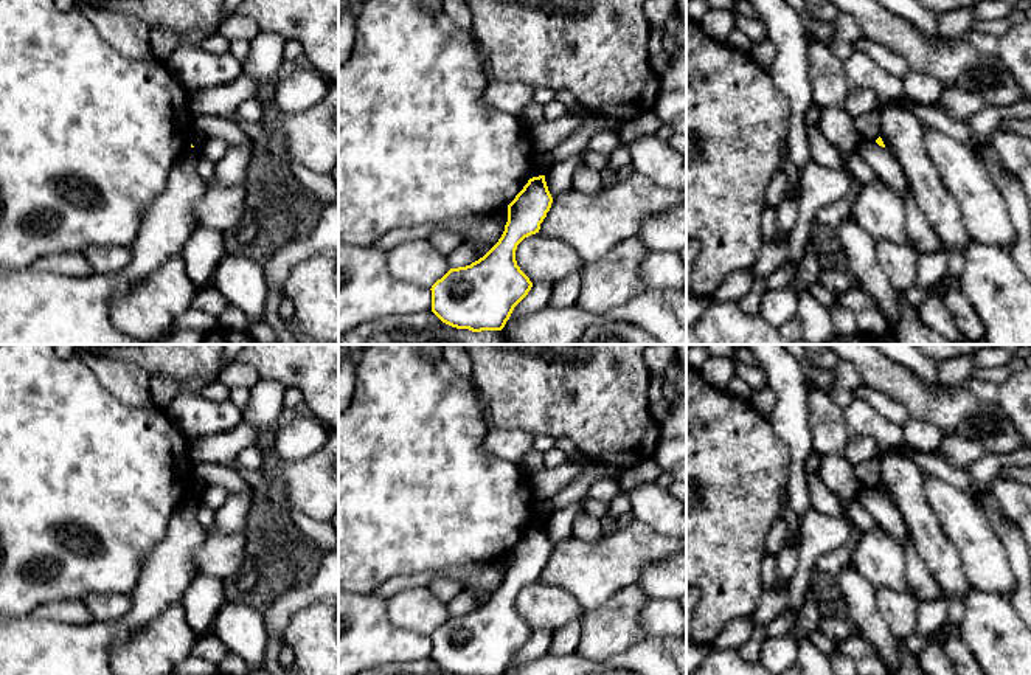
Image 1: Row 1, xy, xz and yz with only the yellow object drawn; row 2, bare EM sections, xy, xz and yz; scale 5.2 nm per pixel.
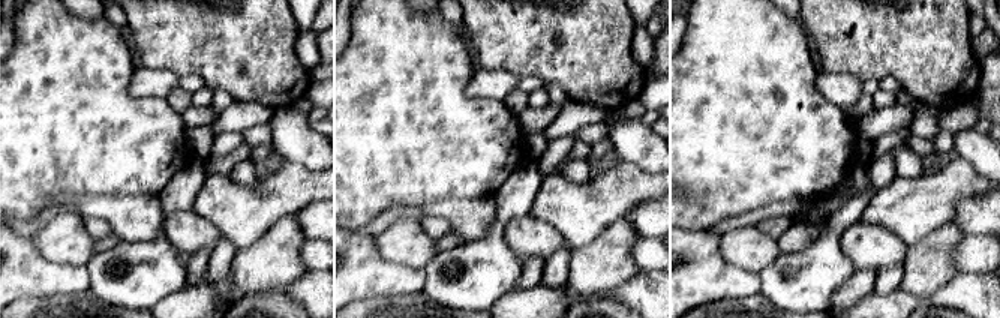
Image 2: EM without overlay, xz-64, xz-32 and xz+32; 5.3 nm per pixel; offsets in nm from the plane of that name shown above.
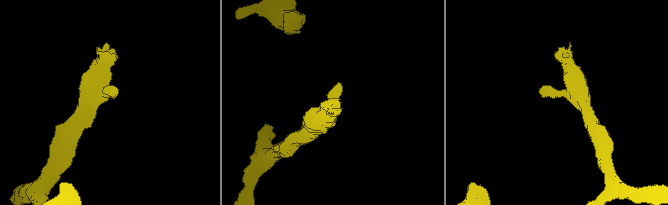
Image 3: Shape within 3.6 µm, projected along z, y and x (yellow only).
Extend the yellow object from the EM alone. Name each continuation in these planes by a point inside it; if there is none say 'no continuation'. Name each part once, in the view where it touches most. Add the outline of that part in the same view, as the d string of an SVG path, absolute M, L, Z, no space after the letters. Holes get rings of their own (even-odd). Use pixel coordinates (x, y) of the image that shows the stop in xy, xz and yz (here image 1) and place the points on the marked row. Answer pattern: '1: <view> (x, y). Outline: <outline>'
no continuation

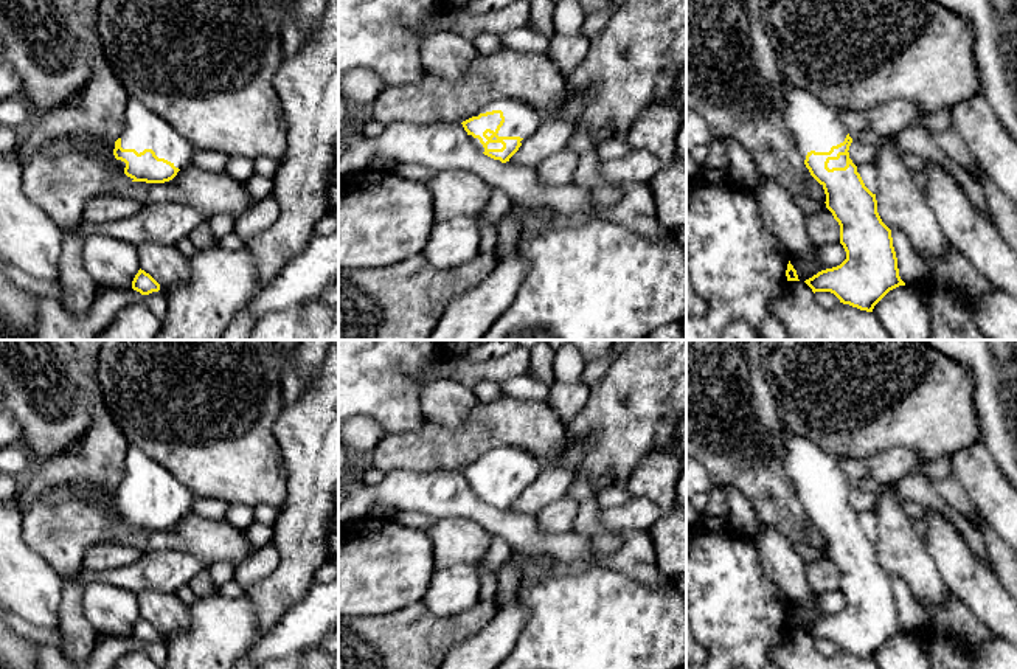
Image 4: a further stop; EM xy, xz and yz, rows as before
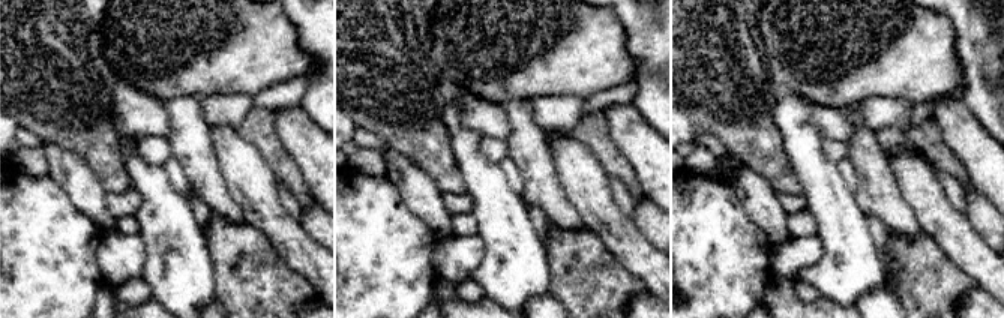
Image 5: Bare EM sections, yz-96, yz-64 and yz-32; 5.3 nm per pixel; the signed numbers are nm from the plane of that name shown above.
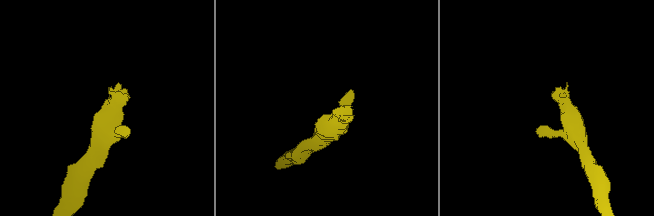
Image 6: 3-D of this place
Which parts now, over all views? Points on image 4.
1: xz (522, 120). Outline: M505 96L486 104L481 110L478 110L472 116L478 116L480 113L492 110L502 110L505 116L505 123L497 135L520 137L522 144L537 130L537 127L542 124L545 118L545 115L540 113L537 109L534 109L531 104L511 96Z

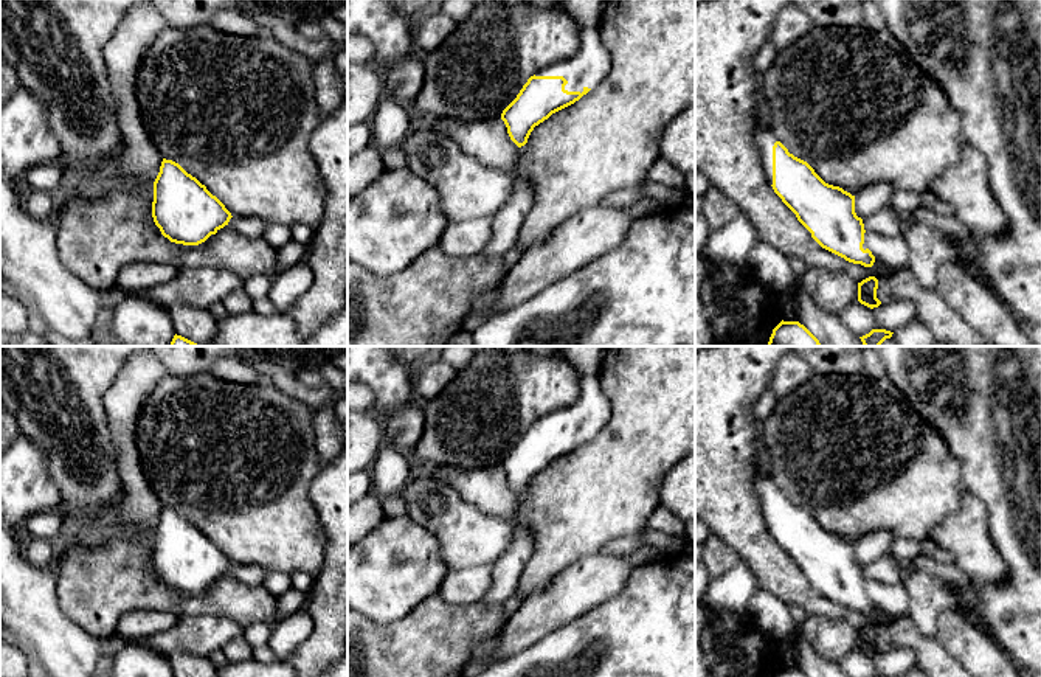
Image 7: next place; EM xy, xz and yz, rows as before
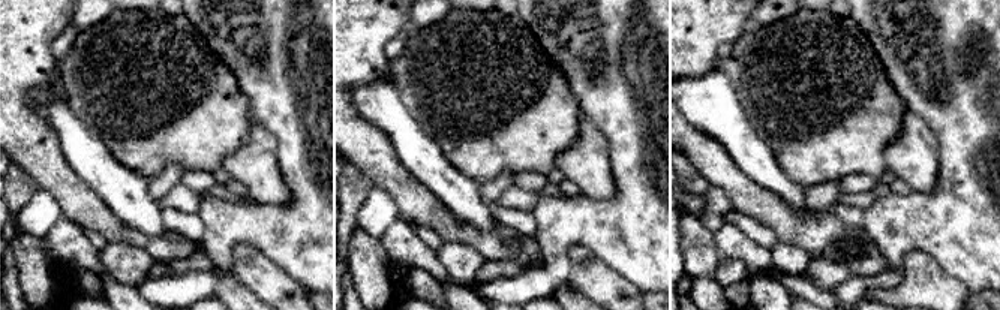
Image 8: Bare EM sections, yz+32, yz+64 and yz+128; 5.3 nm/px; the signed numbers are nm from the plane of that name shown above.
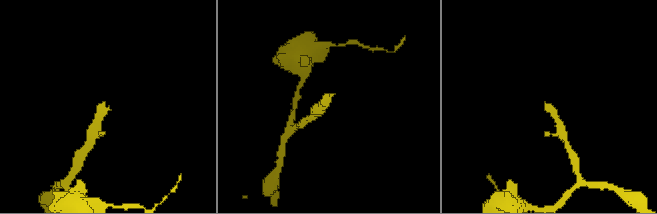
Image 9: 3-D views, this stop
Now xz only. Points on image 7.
1: xz (590, 65). Outline: M593 28L580 30L580 47L572 57L551 64L535 76L563 76L568 92L583 92L585 87L597 87L613 67L611 54L600 39L600 31Z

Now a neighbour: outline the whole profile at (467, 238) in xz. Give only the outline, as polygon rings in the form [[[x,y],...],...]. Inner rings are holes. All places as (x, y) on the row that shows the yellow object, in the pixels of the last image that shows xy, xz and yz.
[[[492,217],[448,222],[437,247],[448,256],[476,256],[492,239]]]

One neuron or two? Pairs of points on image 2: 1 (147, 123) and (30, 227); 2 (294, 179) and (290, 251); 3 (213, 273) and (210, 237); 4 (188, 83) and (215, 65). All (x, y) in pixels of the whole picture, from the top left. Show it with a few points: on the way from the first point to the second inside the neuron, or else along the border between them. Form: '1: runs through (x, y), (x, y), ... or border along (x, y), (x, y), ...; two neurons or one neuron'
1: border along (42, 209), (38, 215); two neurons
2: border along (293, 215), (276, 221), (261, 236); two neurons
3: border along (222, 234), (210, 251); two neurons
4: border along (180, 75), (198, 75), (206, 86); two neurons

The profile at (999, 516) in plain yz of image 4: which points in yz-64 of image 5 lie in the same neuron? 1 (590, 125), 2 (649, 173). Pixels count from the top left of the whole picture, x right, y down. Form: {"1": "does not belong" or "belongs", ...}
{"1": "does not belong", "2": "belongs"}

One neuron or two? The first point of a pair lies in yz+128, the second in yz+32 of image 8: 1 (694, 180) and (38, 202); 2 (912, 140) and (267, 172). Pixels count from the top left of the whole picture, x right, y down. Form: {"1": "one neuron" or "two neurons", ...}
{"1": "two neurons", "2": "one neuron"}

